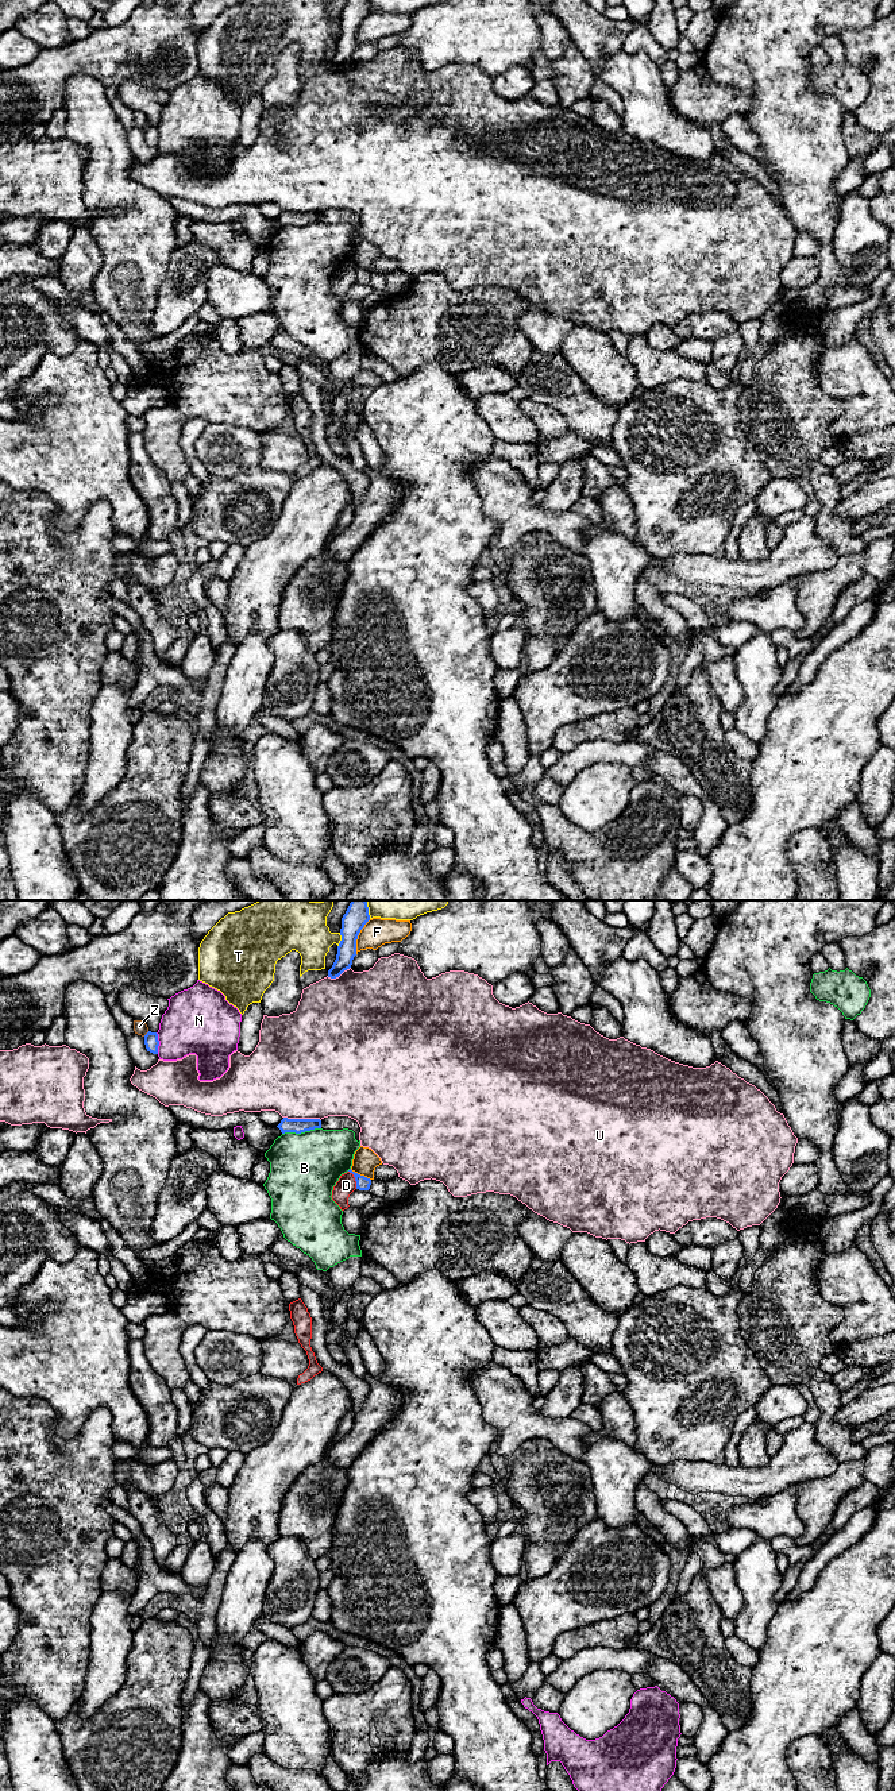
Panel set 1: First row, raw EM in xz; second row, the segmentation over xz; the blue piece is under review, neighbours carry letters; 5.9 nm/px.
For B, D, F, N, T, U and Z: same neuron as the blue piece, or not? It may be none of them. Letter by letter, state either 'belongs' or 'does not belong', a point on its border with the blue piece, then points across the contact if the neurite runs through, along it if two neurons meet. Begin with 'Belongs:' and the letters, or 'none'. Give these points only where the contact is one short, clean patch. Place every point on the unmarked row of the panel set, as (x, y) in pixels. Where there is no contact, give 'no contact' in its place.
Belongs: none
B: does not belong | xz (301, 224)
D: does not belong | xz (355, 273) | along xz (348, 263), (354, 270), (357, 281)
F: does not belong | xz (357, 30)
N: does not belong | xz (158, 136)
T: does not belong | xz (342, 33)
U: does not belong | xz (303, 212)
Z: does not belong | xz (147, 126)

